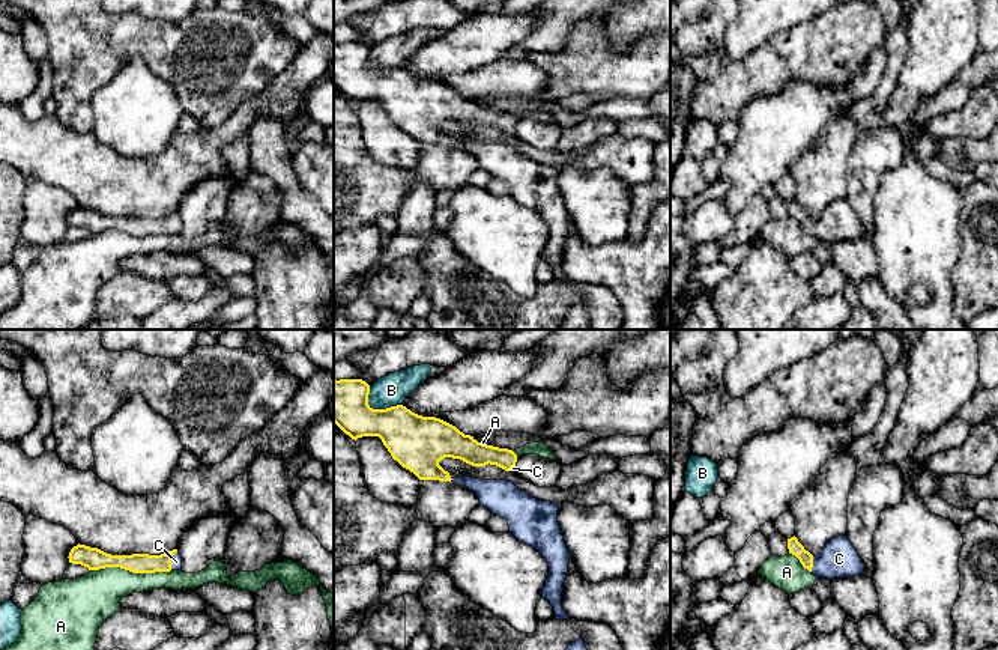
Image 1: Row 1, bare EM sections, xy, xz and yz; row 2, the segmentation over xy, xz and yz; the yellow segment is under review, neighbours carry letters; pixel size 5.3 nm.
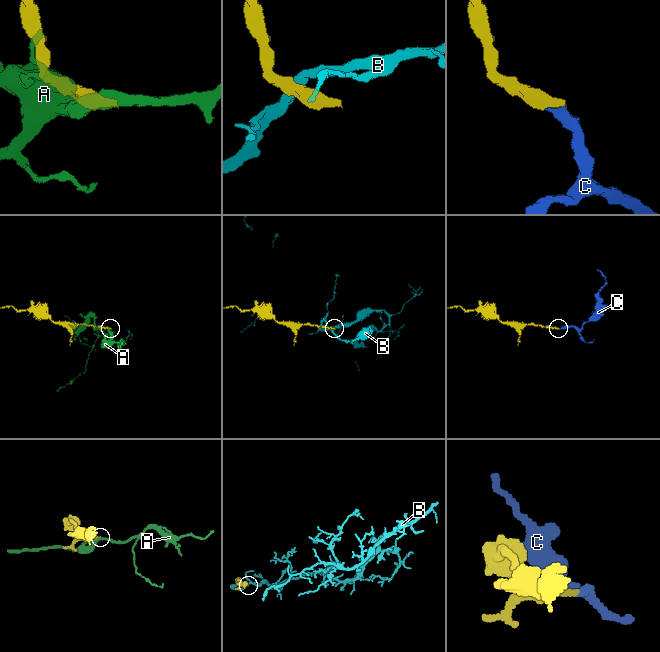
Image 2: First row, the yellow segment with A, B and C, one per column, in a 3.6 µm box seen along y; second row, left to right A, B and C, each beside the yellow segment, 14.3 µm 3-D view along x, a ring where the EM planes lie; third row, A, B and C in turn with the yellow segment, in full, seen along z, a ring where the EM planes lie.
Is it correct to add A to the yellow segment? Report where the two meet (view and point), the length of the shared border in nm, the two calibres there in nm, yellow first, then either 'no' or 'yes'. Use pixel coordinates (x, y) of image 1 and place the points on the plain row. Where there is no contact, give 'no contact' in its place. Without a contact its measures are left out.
xy (131, 233) | 440 nm | 120/260 nm | no

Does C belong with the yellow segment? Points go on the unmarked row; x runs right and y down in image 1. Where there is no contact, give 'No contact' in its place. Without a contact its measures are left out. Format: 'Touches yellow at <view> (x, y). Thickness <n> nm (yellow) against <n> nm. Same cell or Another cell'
Touches yellow at xy (170, 223). Thickness 110 nm (yellow) against 60 nm. Same cell

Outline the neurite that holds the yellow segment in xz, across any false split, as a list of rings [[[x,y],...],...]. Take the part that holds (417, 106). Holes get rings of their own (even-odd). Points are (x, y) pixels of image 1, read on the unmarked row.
[[[334,42],[334,86],[355,104],[379,99],[392,122],[419,143],[452,143],[472,153],[493,178],[507,182],[510,196],[535,211],[549,226],[541,260],[550,265],[556,283],[568,283],[562,256],[571,220],[558,185],[559,167],[537,162],[507,143],[452,141],[439,128],[442,122],[452,120],[472,129],[490,126],[516,135],[517,117],[478,105],[455,89],[418,78],[403,68],[373,72],[368,57],[370,48],[362,42]]]

